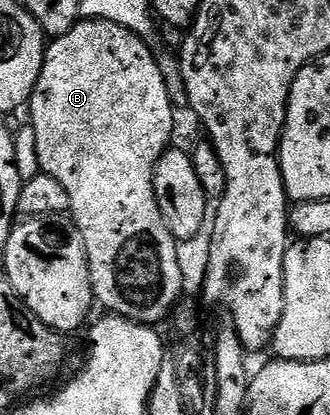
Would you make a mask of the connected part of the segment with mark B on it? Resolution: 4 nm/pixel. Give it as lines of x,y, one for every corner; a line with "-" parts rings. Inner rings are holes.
84,18
82,21
76,23
73,29
69,29
69,33
52,38
49,46
46,48
43,56
43,68
39,74
39,80
35,86
35,92
31,95
29,100
29,108
31,107
31,119
29,119
29,126
34,129
35,136
37,137
37,161
39,162
39,169
42,174
48,175
55,181
59,181
64,186
65,192
69,195
69,215
73,220
75,227
81,233
83,244
85,245
85,253
87,254
87,264
89,265
89,273
91,274
91,288
95,294
95,302
101,308
104,307
104,312
112,315
120,315
123,319
128,319
134,323
145,323
148,325
159,325
163,318
170,316
174,312
177,304
180,302
179,294
183,291
183,267
179,264
179,247
180,244
171,236
169,229
165,225
165,217
161,217
161,209
157,205
157,197
155,196
155,166
157,161
168,151
172,146
171,134
175,131
175,115
177,115
176,108
171,105
171,98
167,92
165,85
165,77
159,68
159,59
150,51
148,40
143,39
139,35
134,35
129,29
125,29
121,25
113,25
113,21
105,21
104,19
88,19

